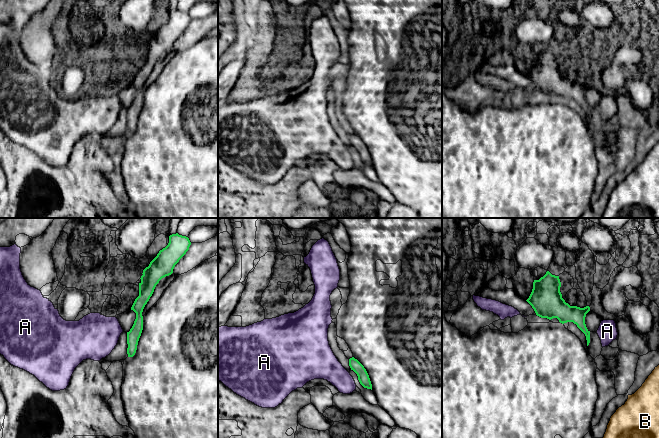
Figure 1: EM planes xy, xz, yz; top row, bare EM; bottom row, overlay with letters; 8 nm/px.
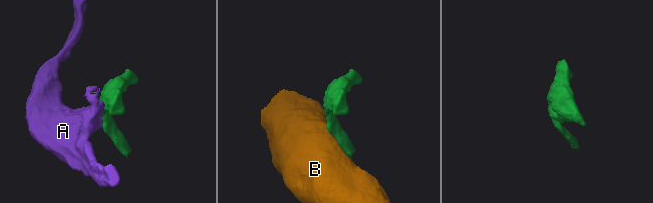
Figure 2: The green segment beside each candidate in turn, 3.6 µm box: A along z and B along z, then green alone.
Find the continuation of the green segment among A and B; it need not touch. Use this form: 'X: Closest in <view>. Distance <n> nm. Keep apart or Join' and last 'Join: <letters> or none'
A: Closest in xz. Distance 30 nm. Keep apart
B: Closest in yz. Distance 500 nm. Keep apart
Join: none

